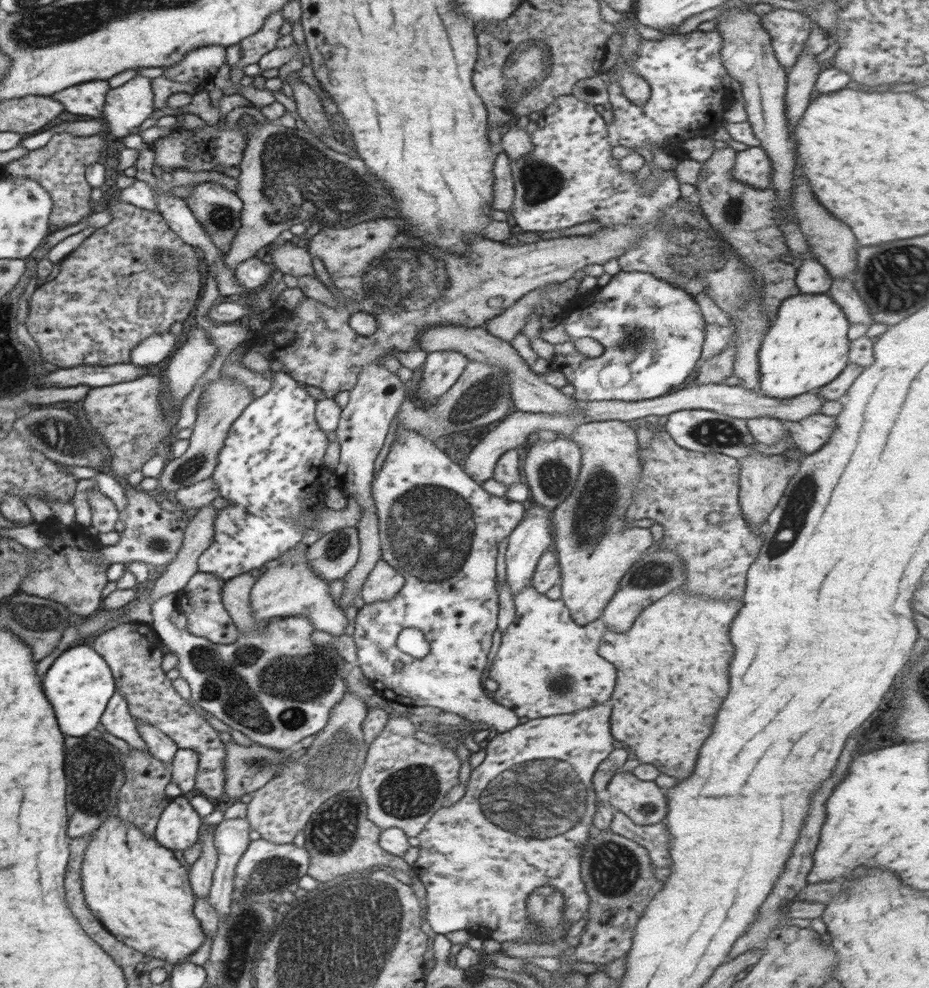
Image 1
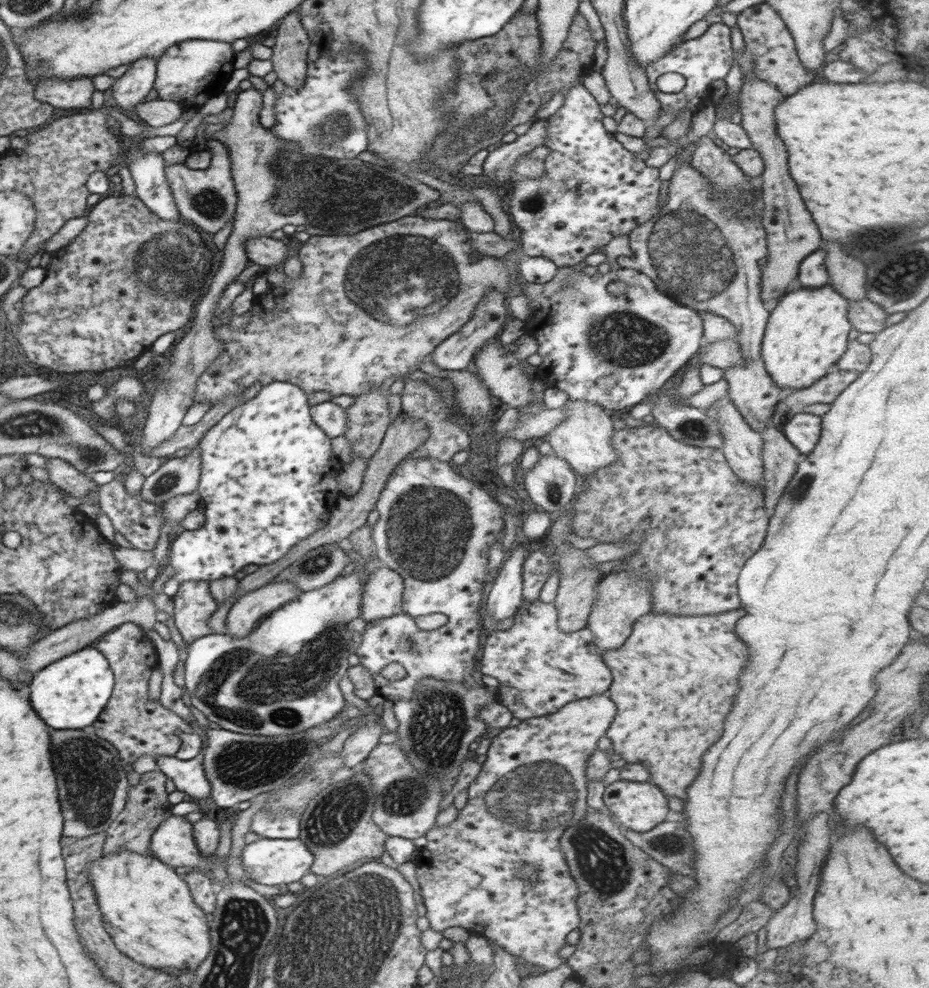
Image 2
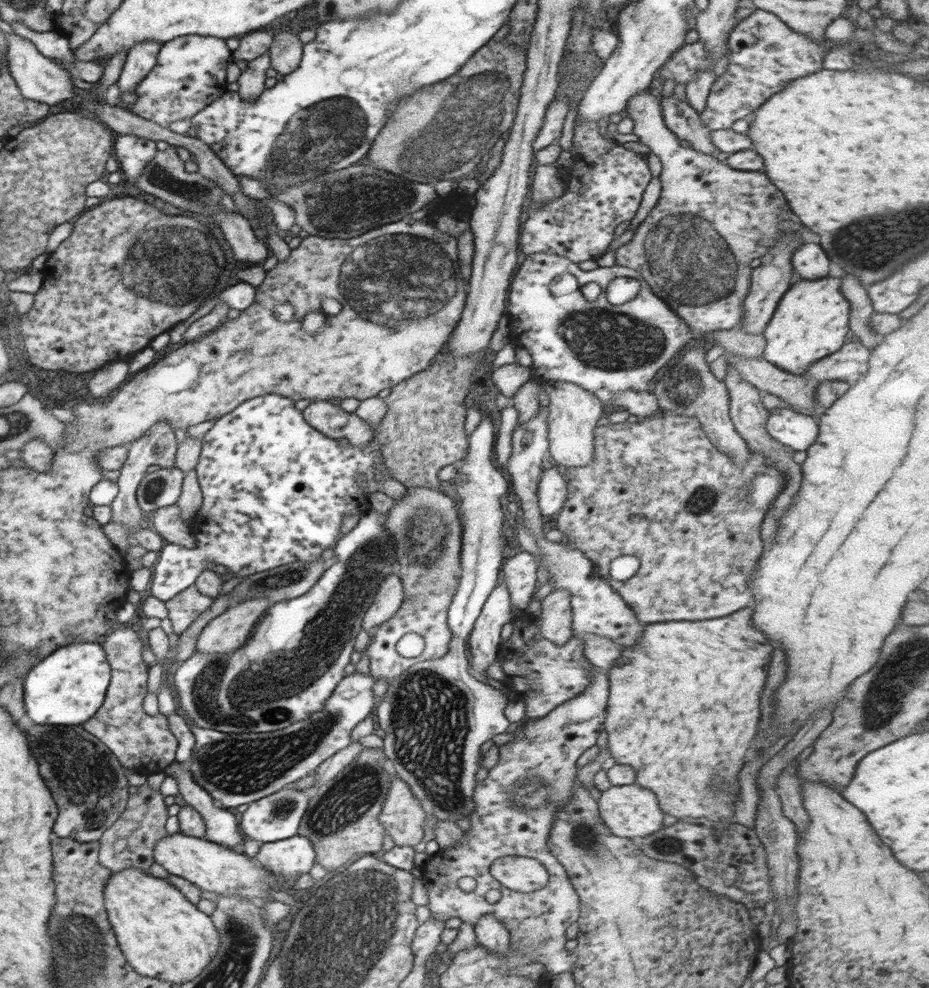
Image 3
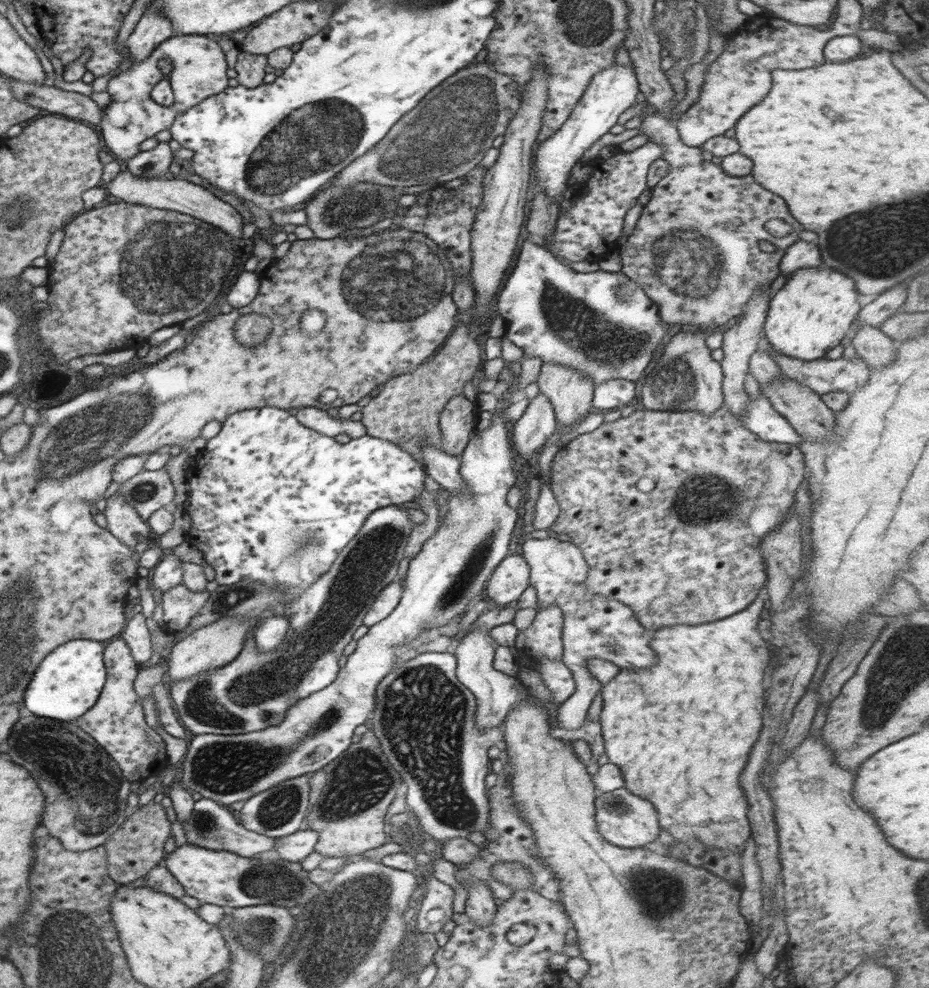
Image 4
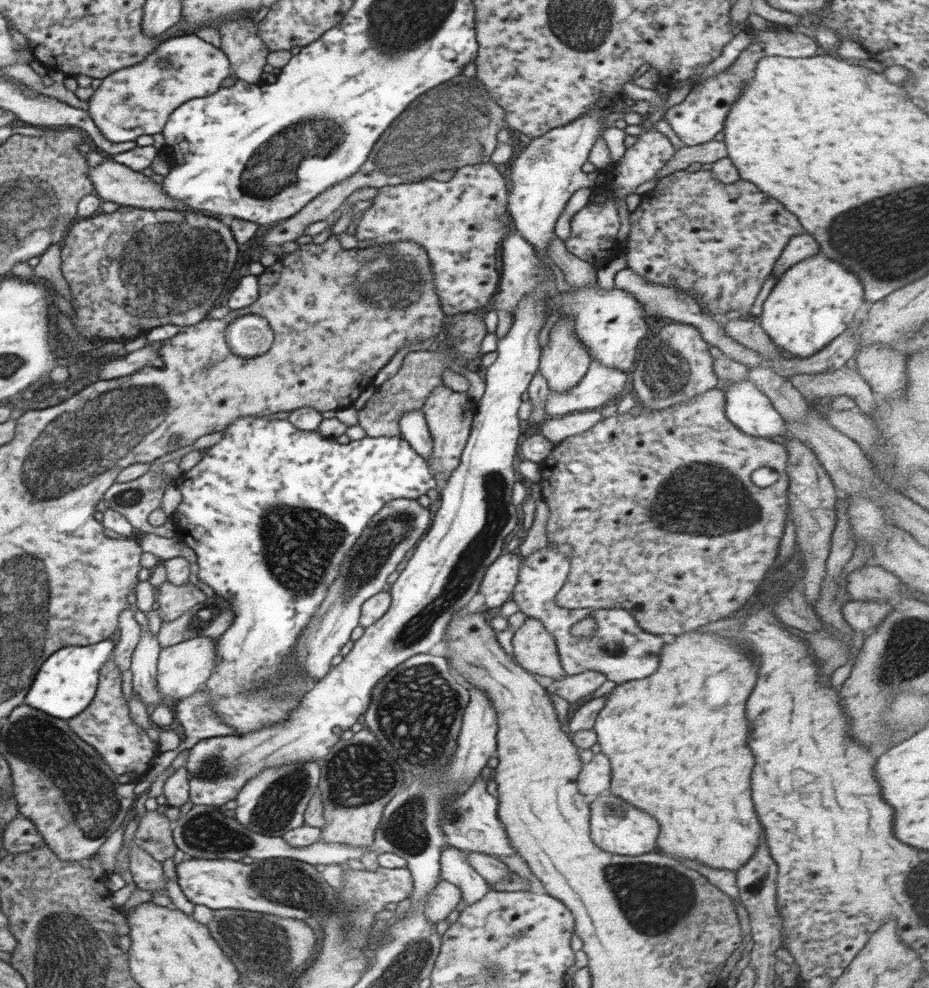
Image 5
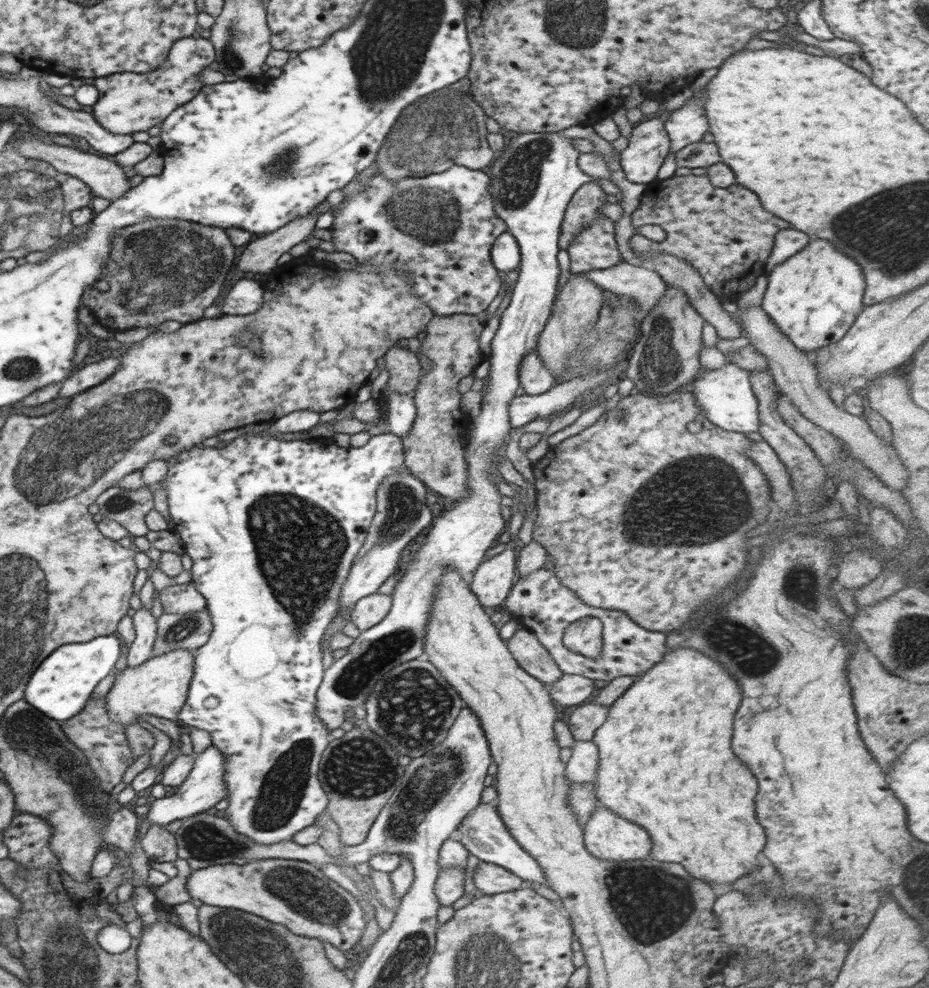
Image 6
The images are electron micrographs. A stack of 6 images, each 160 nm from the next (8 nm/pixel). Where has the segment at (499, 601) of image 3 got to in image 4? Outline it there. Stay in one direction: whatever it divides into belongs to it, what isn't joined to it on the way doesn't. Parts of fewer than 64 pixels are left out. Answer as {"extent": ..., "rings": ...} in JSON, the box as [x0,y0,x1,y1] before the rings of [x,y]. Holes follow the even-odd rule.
{"extent":[455,629,524,728],"rings":[[[475,629],[468,633],[455,649],[457,667],[455,670],[459,681],[476,697],[475,722],[478,728],[492,728],[501,726],[511,706],[518,700],[518,695],[524,692],[520,688],[520,681],[516,677],[505,675],[492,667],[494,662],[494,647],[488,643],[486,629]]]}

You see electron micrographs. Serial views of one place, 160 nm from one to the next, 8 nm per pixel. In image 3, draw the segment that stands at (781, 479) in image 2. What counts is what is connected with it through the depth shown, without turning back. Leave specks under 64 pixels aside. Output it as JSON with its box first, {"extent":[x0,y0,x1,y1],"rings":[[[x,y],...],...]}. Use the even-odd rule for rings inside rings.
{"extent":[725,367,803,548],"rings":[[[732,367],[727,369],[725,376],[725,385],[729,392],[729,415],[732,418],[732,423],[736,427],[736,431],[740,434],[740,437],[744,438],[747,442],[748,448],[754,453],[764,457],[766,464],[772,464],[778,470],[781,470],[784,474],[787,474],[786,484],[784,490],[775,498],[775,501],[770,505],[769,511],[765,514],[763,523],[761,524],[761,537],[765,543],[765,548],[770,545],[775,539],[779,524],[784,513],[788,510],[789,506],[795,501],[795,496],[800,491],[800,484],[803,480],[801,475],[801,465],[796,463],[792,457],[794,456],[794,450],[786,447],[781,442],[768,435],[766,431],[766,422],[768,422],[767,409],[761,401],[760,390],[755,386],[752,386],[748,381],[742,378],[742,375]]]}

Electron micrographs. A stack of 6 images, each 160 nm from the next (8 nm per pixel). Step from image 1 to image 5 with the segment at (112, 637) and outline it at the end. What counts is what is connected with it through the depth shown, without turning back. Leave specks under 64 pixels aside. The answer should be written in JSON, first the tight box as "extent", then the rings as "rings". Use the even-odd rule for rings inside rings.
{"extent":[68,658,160,789],"rings":[[[109,658],[101,668],[95,698],[90,702],[90,706],[83,710],[84,714],[78,714],[68,721],[71,729],[99,752],[104,762],[119,777],[122,787],[126,789],[142,780],[160,754],[160,750],[146,731],[132,720],[129,703],[122,693],[121,673],[113,658]]]}

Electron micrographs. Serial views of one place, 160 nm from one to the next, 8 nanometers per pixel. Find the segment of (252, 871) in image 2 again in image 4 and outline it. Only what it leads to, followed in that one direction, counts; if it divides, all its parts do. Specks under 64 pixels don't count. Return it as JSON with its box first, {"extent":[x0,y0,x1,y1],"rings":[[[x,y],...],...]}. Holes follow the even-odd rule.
{"extent":[270,830,319,862],"rings":[[[297,830],[285,837],[276,838],[275,850],[270,857],[276,861],[284,859],[290,862],[302,862],[312,851],[319,839],[315,830]]]}

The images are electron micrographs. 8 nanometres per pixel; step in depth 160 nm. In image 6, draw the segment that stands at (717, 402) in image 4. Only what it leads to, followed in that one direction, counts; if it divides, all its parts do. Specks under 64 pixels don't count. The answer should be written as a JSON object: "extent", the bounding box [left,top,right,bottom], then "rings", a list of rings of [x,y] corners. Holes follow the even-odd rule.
{"extent":[626,282,704,396],"rings":[[[669,282],[666,284],[664,296],[661,301],[643,317],[641,332],[637,343],[633,346],[634,352],[628,362],[626,376],[635,383],[635,392],[643,392],[647,396],[676,394],[688,387],[699,376],[700,359],[699,352],[702,342],[702,325],[704,319],[694,310],[688,302],[686,293],[678,287],[673,287]]]}

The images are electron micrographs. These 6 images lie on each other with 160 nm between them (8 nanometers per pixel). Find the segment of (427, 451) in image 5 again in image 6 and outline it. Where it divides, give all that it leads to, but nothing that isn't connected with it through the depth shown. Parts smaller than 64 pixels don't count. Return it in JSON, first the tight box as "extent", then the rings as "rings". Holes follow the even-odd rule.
{"extent":[384,393,417,438],"rings":[[[391,393],[384,401],[388,404],[389,432],[400,438],[410,436],[417,411],[412,395]]]}

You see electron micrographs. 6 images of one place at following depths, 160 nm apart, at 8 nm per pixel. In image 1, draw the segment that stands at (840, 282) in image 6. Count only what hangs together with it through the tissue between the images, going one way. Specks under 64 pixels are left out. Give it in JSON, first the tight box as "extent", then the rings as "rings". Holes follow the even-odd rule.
{"extent":[758,293,850,399],"rings":[[[798,293],[785,298],[761,340],[758,353],[761,394],[775,399],[799,397],[832,382],[850,363],[849,325],[844,311],[827,293]]]}

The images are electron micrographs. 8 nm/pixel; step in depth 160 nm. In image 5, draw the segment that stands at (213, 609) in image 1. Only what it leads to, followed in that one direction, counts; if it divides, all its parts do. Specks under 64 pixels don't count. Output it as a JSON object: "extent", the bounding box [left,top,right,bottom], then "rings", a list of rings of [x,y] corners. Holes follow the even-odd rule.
{"extent":[156,581,207,621],"rings":[[[165,581],[156,589],[156,608],[162,621],[173,621],[188,612],[193,606],[204,602],[207,597],[192,583],[176,586]]]}

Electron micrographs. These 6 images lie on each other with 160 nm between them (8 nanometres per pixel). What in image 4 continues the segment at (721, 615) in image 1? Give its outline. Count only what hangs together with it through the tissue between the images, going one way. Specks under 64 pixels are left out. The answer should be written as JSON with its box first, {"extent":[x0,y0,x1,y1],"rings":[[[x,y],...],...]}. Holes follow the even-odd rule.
{"extent":[595,594,771,852],"rings":[[[759,594],[754,602],[748,608],[712,622],[700,623],[696,626],[674,625],[665,626],[654,631],[650,643],[651,649],[657,654],[656,664],[660,668],[648,668],[648,670],[628,670],[620,669],[616,678],[613,678],[608,684],[601,688],[603,697],[603,707],[600,713],[601,733],[604,741],[605,753],[609,758],[609,762],[620,766],[622,776],[625,780],[622,788],[605,792],[601,796],[595,798],[595,821],[597,831],[604,840],[612,843],[614,846],[622,848],[640,848],[648,842],[655,842],[659,837],[661,828],[672,834],[673,838],[680,842],[688,842],[692,840],[700,840],[704,844],[710,844],[717,850],[731,850],[735,852],[744,850],[746,840],[751,836],[751,824],[746,818],[748,812],[748,804],[744,798],[744,792],[740,788],[740,774],[748,762],[750,750],[754,746],[754,742],[758,740],[758,734],[762,730],[762,710],[764,710],[764,688],[762,688],[762,678],[764,678],[764,670],[768,670],[771,660],[771,649],[757,629],[758,621],[763,614],[764,600]]]}

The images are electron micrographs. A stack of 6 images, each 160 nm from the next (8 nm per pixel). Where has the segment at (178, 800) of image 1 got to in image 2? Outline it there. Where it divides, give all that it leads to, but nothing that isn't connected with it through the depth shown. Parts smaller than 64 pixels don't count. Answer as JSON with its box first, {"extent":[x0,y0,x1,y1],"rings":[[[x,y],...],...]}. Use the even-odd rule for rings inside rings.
{"extent":[150,814,212,869],"rings":[[[170,814],[161,822],[152,835],[150,848],[168,866],[211,869],[212,858],[204,860],[193,835],[193,824],[184,816]]]}

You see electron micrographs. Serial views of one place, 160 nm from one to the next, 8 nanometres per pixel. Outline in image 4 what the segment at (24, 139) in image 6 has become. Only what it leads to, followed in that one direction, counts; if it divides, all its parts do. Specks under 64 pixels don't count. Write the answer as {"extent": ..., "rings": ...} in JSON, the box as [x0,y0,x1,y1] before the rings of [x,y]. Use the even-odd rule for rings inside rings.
{"extent":[106,170,246,238],"rings":[[[129,170],[120,171],[118,175],[106,183],[107,194],[116,196],[124,202],[141,204],[148,208],[171,210],[190,217],[208,222],[227,232],[232,238],[241,238],[242,226],[246,221],[239,211],[229,203],[222,201],[214,193],[200,185],[193,183],[192,179],[155,179],[152,177],[137,177]]]}

